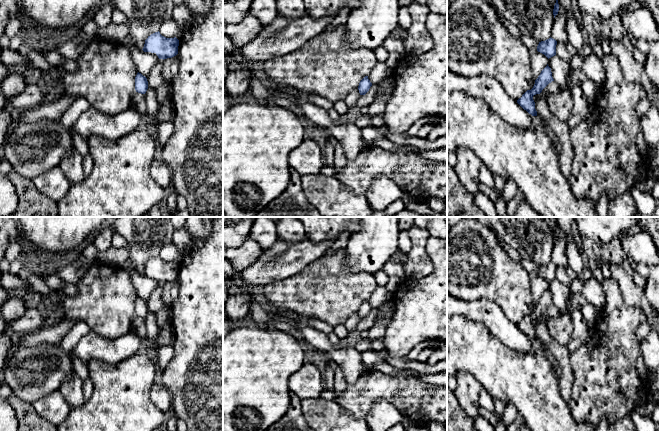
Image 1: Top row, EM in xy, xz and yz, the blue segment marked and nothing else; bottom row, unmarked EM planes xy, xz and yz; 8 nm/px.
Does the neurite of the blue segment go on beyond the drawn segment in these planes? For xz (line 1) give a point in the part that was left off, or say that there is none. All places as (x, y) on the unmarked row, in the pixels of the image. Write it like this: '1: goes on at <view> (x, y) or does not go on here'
1: does not go on here

